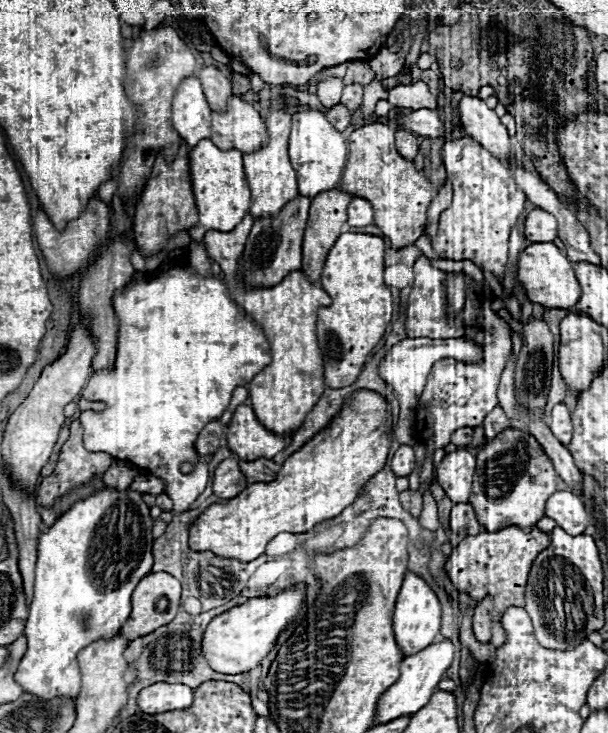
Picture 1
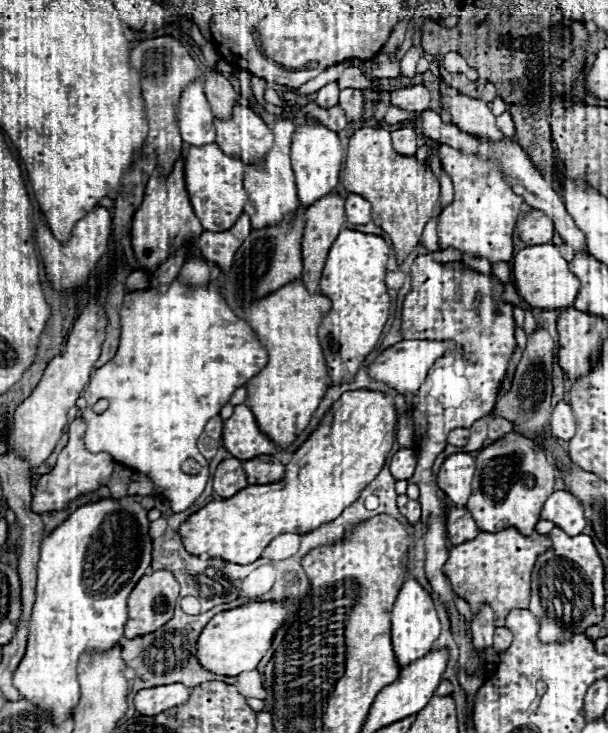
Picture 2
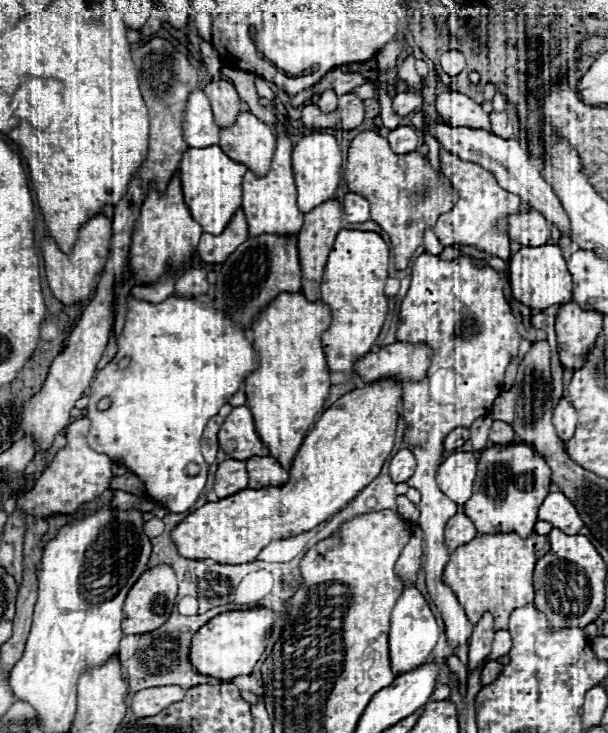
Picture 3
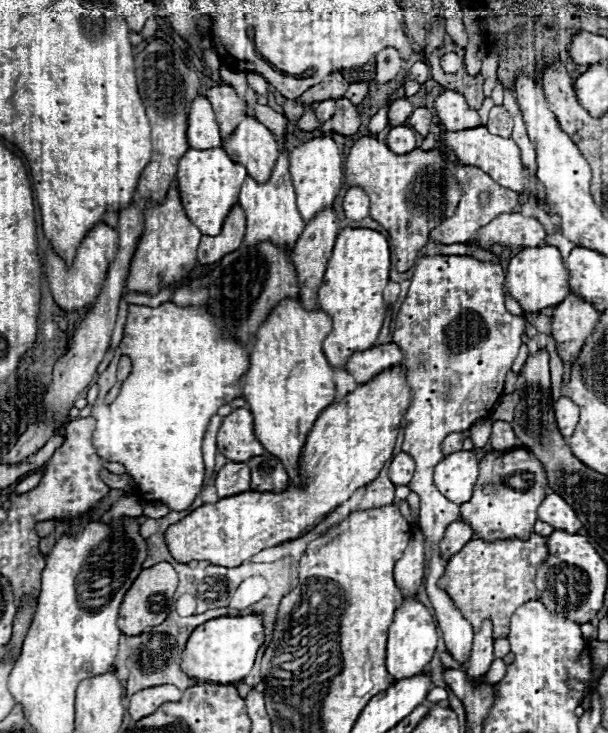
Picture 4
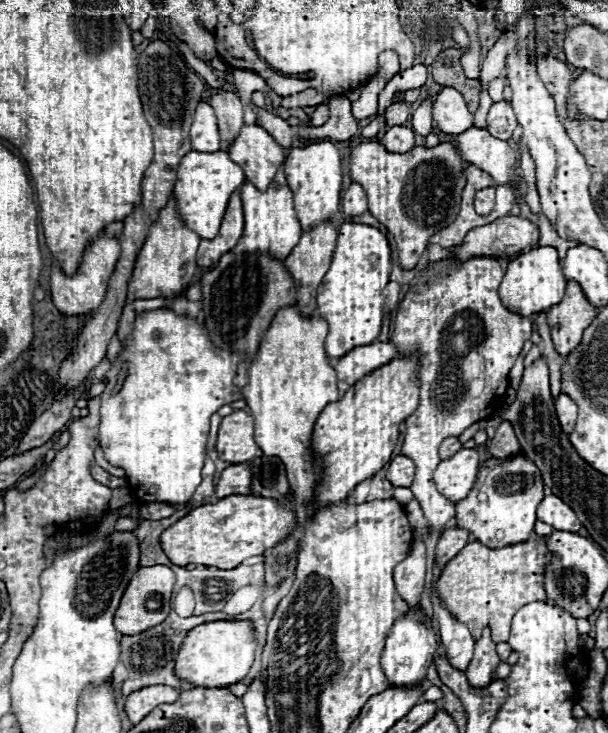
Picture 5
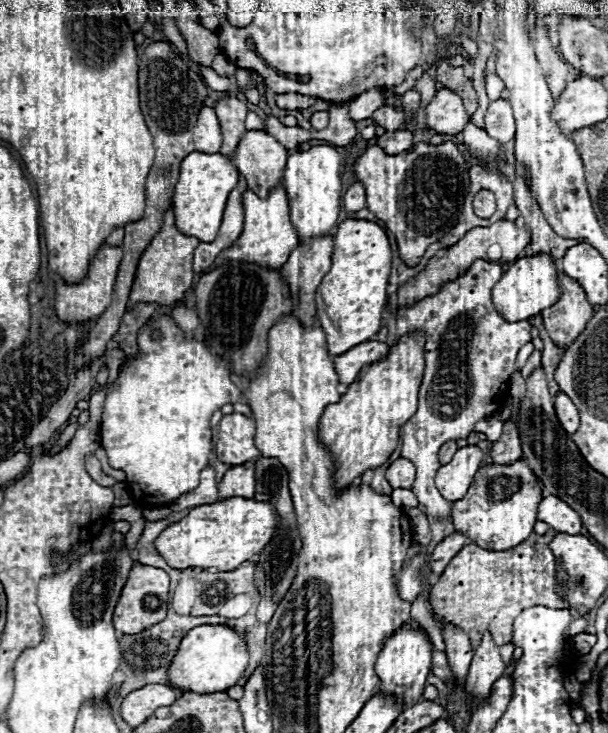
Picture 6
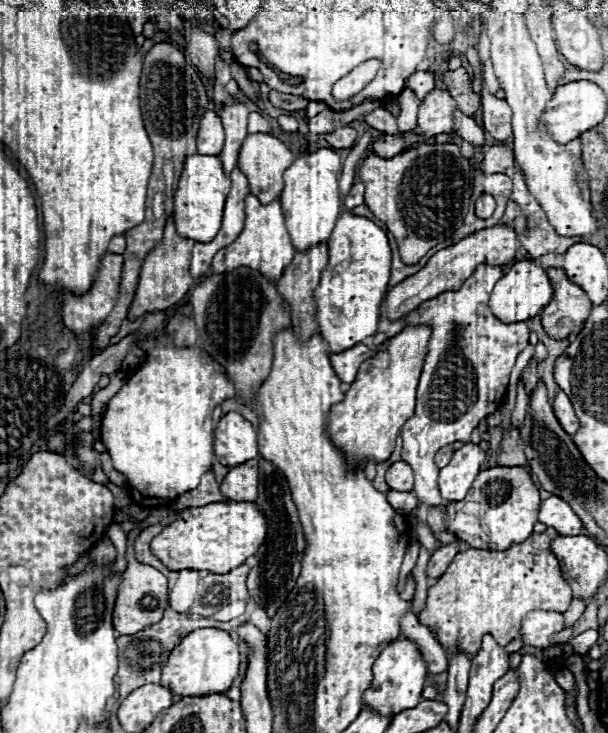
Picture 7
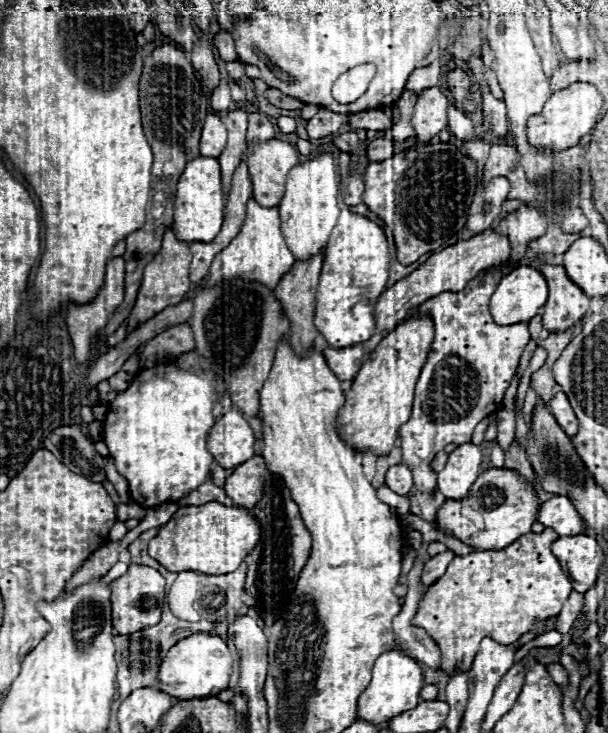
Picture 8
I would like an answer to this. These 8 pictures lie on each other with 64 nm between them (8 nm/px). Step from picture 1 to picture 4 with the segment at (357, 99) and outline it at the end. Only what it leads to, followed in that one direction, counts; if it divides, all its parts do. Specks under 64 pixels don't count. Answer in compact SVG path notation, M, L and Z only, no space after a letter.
M338 98L334 116L328 122L324 122L318 130L320 132L332 132L332 134L350 136L350 134L358 132L358 128L360 128L358 106L352 104L348 98Z

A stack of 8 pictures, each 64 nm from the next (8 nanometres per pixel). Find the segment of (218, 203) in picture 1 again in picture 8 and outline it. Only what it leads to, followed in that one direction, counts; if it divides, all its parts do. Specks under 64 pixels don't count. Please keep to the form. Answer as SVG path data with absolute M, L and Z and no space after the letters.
M198 156L186 164L186 170L182 172L176 188L174 198L174 232L178 240L184 242L210 242L220 232L222 220L224 220L224 200L226 190L222 186L220 176L220 164L216 158Z

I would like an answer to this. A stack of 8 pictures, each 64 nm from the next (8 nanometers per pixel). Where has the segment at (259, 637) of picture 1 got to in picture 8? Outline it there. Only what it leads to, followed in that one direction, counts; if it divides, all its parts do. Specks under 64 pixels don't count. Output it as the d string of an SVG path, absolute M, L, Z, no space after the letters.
M196 632L184 640L180 640L166 658L160 664L158 680L154 688L160 692L166 692L174 698L180 700L192 700L192 698L206 698L206 696L216 696L218 692L228 688L228 680L232 674L234 666L234 652L228 648L228 642L216 634L208 632Z

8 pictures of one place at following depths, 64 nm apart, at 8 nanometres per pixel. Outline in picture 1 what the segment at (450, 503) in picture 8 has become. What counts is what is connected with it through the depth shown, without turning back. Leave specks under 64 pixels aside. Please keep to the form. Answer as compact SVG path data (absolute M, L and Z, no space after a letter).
M506 428L478 448L470 504L476 510L478 522L486 526L488 532L496 532L512 524L530 532L534 524L544 518L546 500L556 492L556 484L558 474L536 438L518 428Z

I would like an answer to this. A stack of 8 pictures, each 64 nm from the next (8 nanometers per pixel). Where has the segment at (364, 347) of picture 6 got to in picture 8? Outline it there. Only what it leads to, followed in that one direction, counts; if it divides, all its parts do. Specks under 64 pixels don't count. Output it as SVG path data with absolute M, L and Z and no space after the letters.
M356 344L356 346L350 346L350 348L338 348L338 350L326 348L324 356L326 356L328 366L332 368L332 372L340 380L354 380L362 362L368 358L362 344Z

